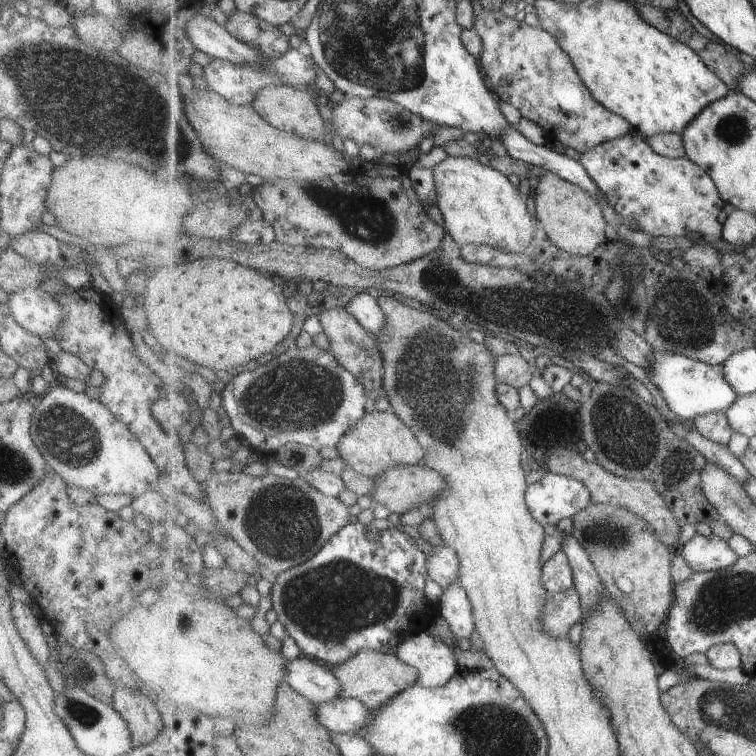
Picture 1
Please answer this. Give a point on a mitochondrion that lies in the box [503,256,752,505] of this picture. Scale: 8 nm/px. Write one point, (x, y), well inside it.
(627, 436)

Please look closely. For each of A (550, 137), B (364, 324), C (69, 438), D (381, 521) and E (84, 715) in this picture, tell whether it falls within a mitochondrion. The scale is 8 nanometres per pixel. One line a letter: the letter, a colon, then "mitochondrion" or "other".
A: other
B: other
C: mitochondrion
D: other
E: mitochondrion

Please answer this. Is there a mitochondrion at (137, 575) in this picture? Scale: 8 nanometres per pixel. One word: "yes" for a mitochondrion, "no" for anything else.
no

